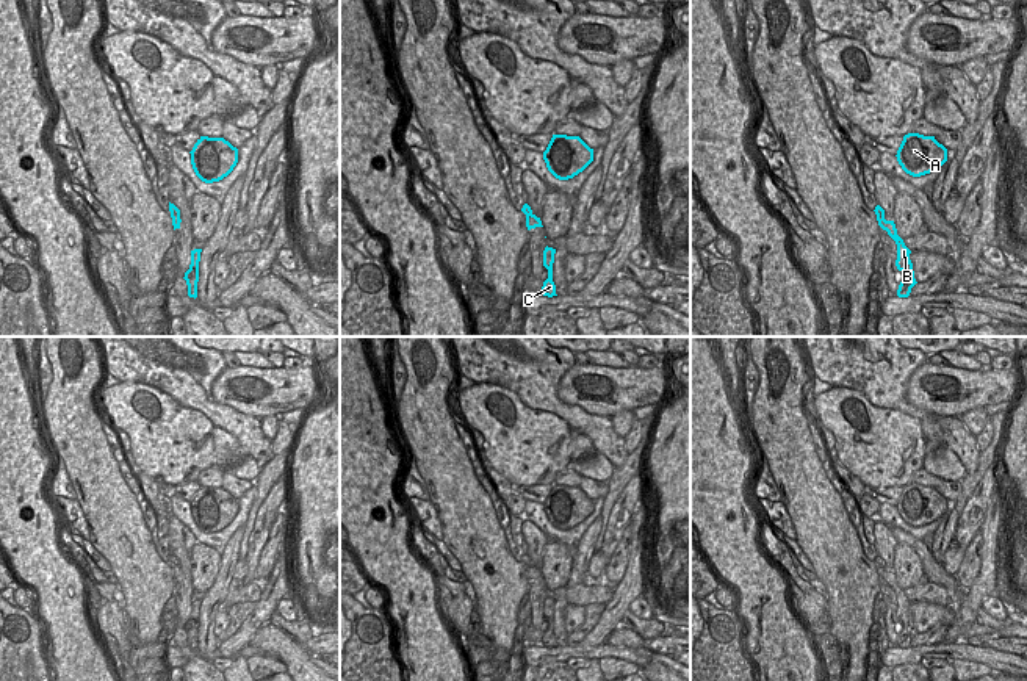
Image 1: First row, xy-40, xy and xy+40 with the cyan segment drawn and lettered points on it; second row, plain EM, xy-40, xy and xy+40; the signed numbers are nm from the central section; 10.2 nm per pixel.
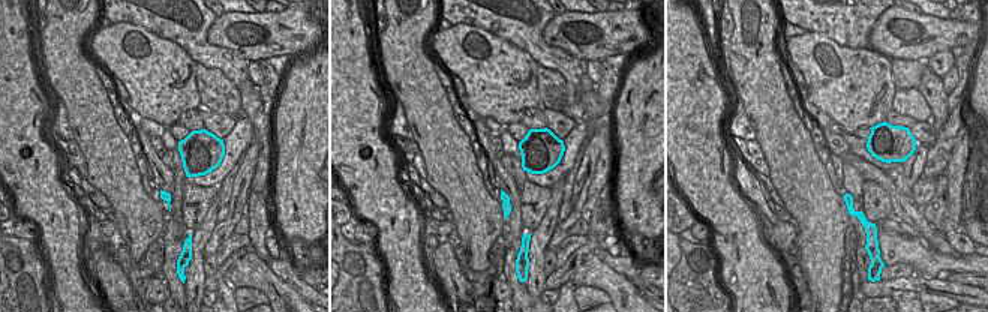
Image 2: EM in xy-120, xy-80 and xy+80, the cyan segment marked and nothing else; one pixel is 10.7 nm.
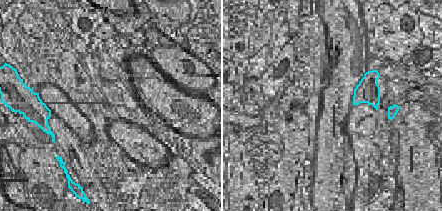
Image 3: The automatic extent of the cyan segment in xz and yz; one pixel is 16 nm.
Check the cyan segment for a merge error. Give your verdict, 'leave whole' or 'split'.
split

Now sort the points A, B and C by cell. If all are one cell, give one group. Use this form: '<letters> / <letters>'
A / B C

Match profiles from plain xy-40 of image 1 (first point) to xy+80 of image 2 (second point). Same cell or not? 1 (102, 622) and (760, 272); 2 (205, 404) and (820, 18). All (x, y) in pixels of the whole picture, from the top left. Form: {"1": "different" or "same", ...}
{"1": "different", "2": "same"}

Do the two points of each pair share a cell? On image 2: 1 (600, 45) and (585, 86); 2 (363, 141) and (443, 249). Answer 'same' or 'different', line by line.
1: different
2: different

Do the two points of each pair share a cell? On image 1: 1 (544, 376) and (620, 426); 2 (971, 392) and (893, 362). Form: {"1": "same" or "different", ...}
{"1": "different", "2": "different"}

